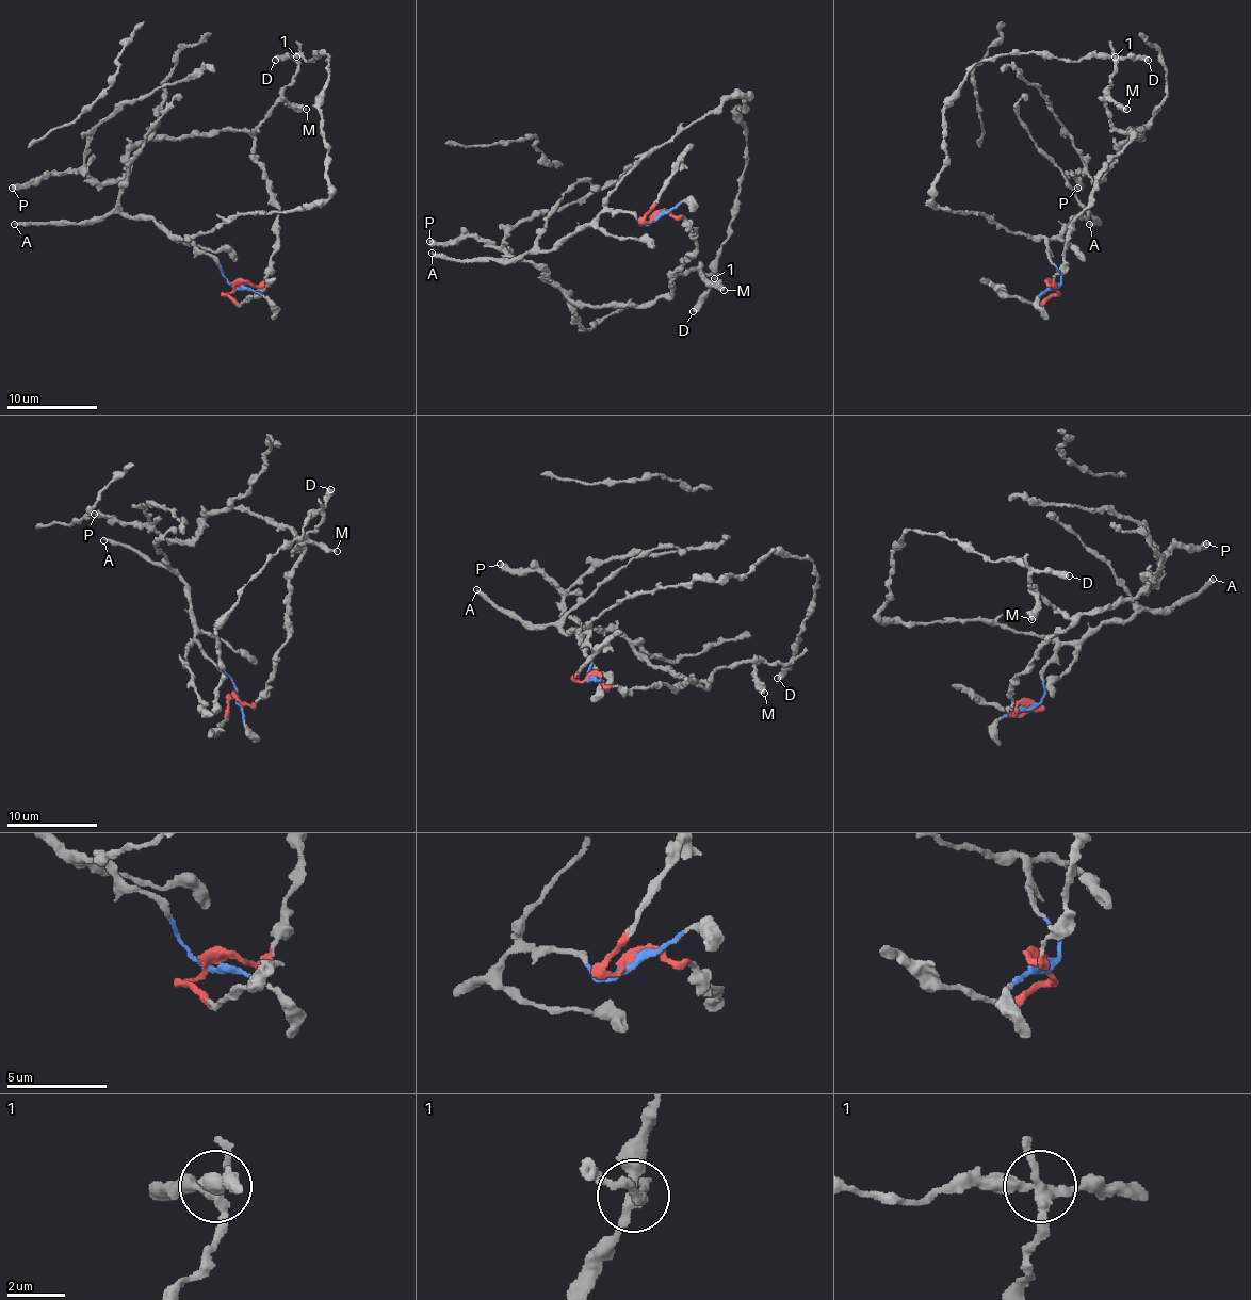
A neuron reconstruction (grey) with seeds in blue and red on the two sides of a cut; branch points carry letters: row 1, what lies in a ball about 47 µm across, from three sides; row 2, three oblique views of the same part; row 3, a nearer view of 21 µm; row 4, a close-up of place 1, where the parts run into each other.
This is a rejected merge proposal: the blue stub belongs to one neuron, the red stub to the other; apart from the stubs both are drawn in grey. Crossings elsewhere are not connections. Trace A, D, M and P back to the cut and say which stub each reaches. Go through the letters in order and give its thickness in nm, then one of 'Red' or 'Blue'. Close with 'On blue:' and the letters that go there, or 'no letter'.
A: Thickness 280 nm. Blue
D: Thickness 480 nm. Blue
M: Thickness 300 nm. Red
P: Thickness 480 nm. Red
On blue: A, D

